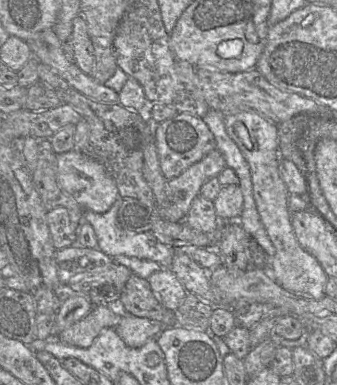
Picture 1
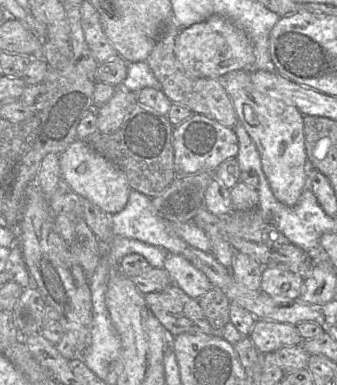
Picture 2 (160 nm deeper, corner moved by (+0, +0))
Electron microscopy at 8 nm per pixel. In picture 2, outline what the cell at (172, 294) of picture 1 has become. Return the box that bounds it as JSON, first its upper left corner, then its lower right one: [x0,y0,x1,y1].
[163,254,214,299]

